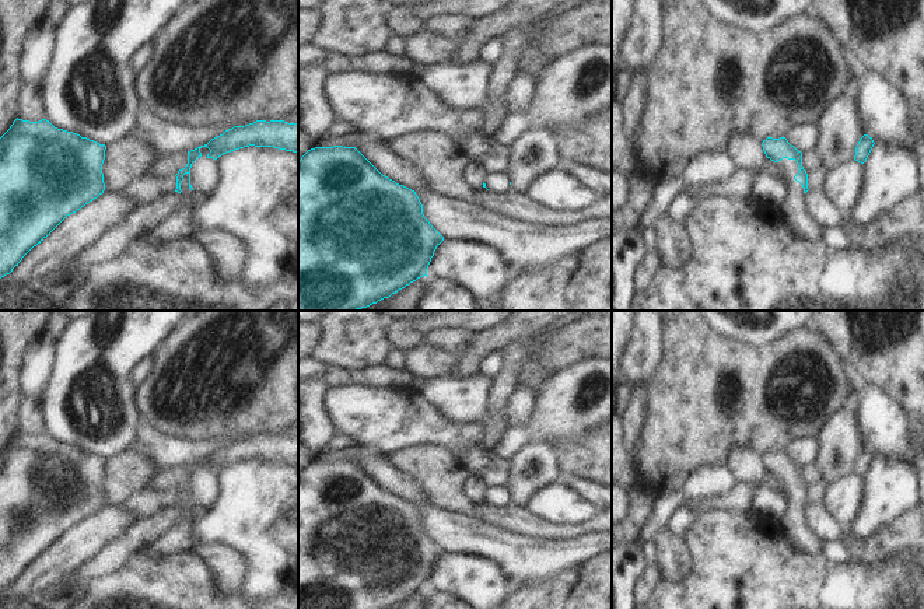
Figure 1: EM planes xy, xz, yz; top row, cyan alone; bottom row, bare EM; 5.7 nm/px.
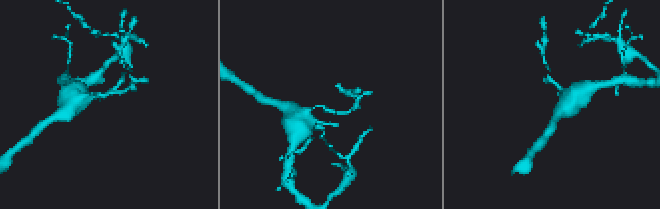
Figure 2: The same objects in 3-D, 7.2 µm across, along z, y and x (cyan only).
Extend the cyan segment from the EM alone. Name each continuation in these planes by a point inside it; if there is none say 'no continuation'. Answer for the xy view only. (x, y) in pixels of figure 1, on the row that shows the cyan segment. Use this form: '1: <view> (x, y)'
1: xy (185, 184)

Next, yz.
1: yz (794, 209)

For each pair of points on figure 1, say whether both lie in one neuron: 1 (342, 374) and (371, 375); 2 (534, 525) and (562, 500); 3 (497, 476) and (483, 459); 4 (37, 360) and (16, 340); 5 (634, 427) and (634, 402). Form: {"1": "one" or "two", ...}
{"1": "two", "2": "two", "3": "one", "4": "two", "5": "one"}

